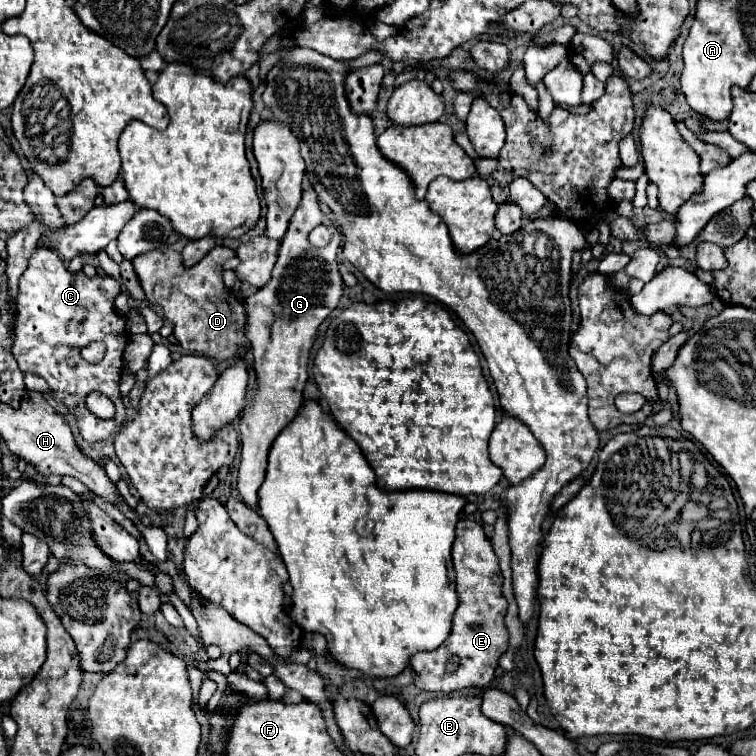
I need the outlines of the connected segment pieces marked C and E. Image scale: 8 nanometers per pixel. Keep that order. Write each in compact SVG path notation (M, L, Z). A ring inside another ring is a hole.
M37 249L29 261L27 271L23 273L23 277L19 279L19 297L17 297L17 321L15 321L15 343L13 343L13 357L19 363L21 371L29 371L35 373L39 377L43 377L51 389L51 395L57 403L63 405L63 399L67 397L77 397L77 399L85 399L91 391L99 391L103 395L107 395L109 399L115 401L117 413L115 419L111 421L101 421L97 419L93 413L89 413L89 409L85 407L85 401L79 401L77 407L71 409L79 435L83 437L83 441L87 443L99 443L105 441L107 437L115 435L127 421L125 417L125 409L119 397L119 383L121 383L121 375L123 375L123 349L127 345L127 319L121 317L115 309L115 297L121 293L121 283L113 277L87 277L83 271L79 273L69 273L69 269L65 269L63 261L57 257L55 251L51 249ZM89 343L105 343L107 345L107 353L103 357L103 361L91 365L81 357L81 349Z
M459 521L455 535L457 537L451 555L459 605L455 609L453 629L439 649L419 651L415 653L415 657L411 657L411 667L419 675L417 687L429 693L449 693L467 687L487 687L495 677L497 661L507 651L509 641L503 623L507 613L507 601L501 591L503 577L491 541L485 537L483 527L475 521ZM451 657L459 659L455 671L447 671L447 663Z

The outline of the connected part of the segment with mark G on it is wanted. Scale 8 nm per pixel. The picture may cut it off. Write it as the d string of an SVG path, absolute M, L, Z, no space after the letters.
M307 187L281 241L271 281L265 287L261 287L255 295L245 299L247 337L253 345L253 369L257 373L259 393L255 397L253 407L247 407L241 415L241 461L237 491L241 495L241 501L253 511L257 511L257 493L265 479L269 447L281 433L281 429L291 421L291 417L295 417L301 405L303 387L307 381L309 353L317 335L317 327L337 307L345 287L339 275L337 249L341 243L341 235L337 227L329 227L329 245L313 247L309 243L309 233L317 225L323 225L323 221L325 215L317 205L317 195L313 187Z

